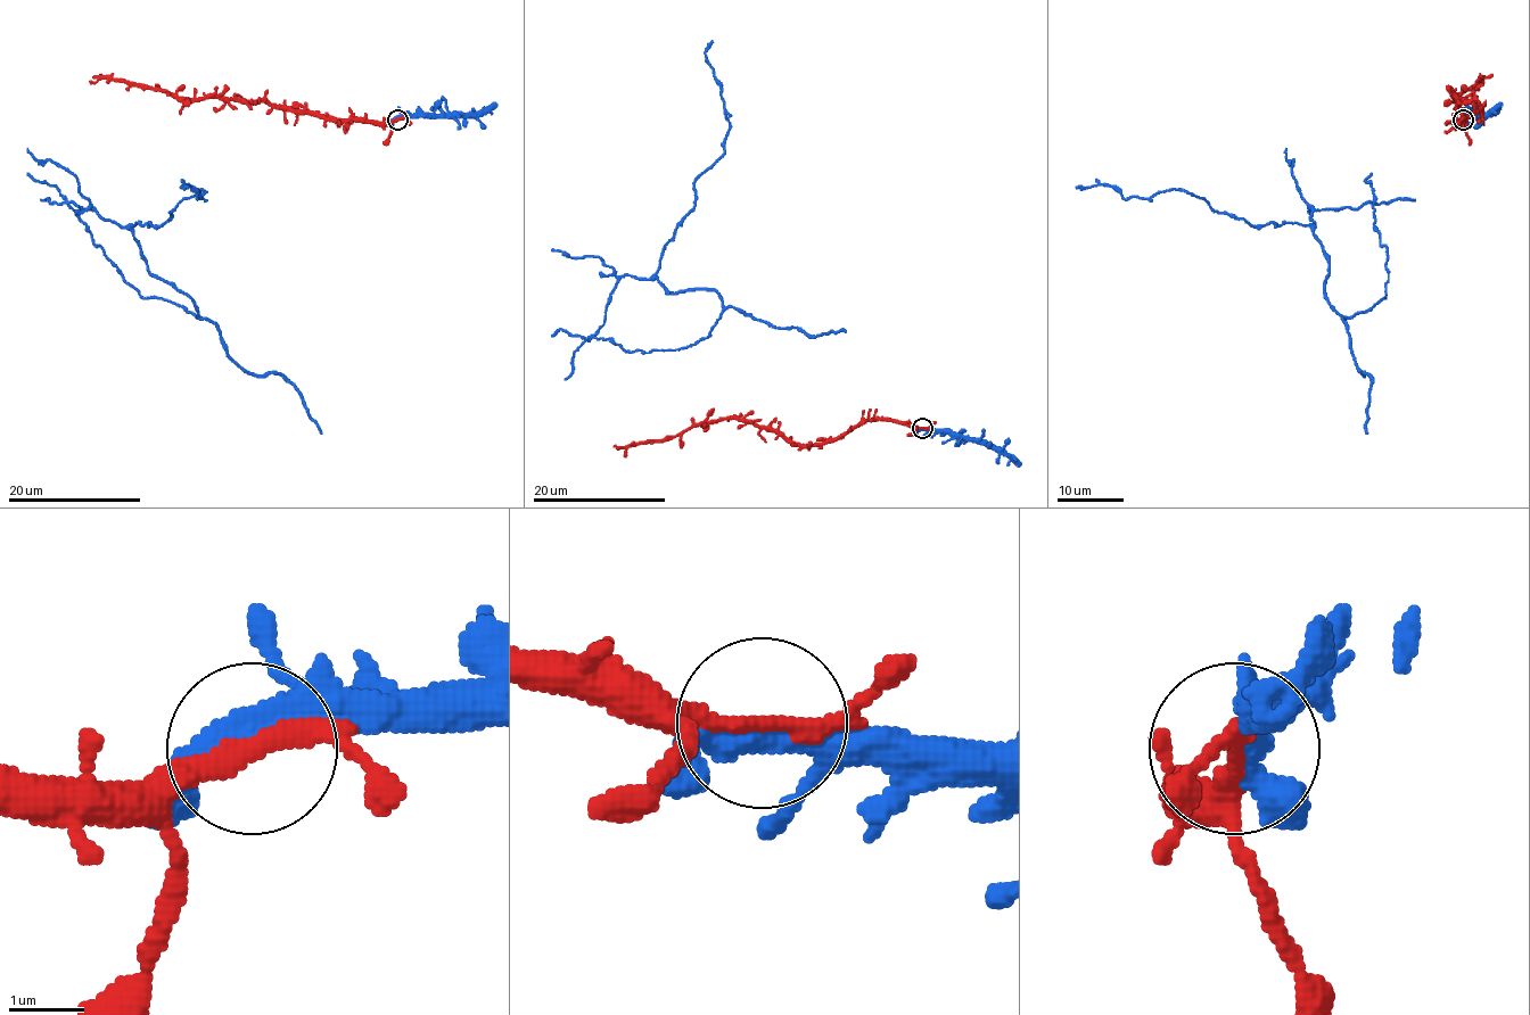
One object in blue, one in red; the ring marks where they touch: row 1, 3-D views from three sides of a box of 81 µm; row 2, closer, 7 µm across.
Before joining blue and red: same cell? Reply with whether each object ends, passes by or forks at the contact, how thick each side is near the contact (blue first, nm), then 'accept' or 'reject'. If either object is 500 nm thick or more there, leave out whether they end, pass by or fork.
blue passes by; red passes by; 380 nm thick on the blue side, 260 nm on the other; accept

